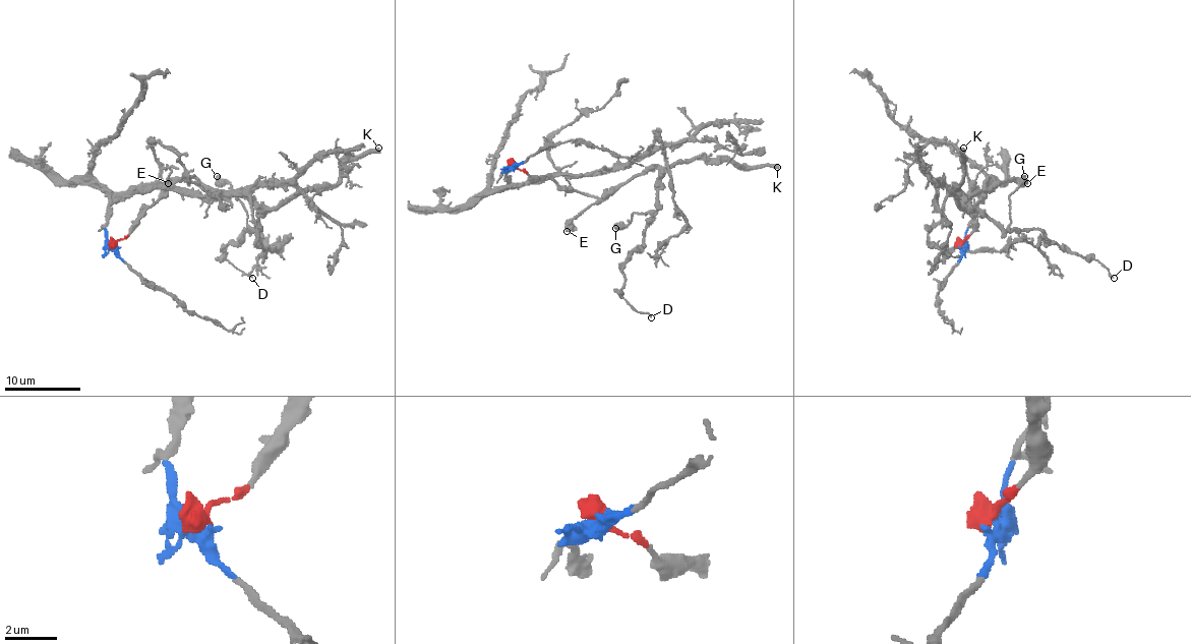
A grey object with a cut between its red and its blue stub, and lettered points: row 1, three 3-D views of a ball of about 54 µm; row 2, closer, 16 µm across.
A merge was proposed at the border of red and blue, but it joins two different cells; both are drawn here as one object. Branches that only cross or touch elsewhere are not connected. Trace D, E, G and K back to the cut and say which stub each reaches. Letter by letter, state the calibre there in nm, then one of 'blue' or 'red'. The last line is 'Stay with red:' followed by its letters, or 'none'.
D: 160 nm thick; red
E: 600 nm thick; red
G: 500 nm thick; red
K: 480 nm thick; red
Stay with red: D, E, G, K

